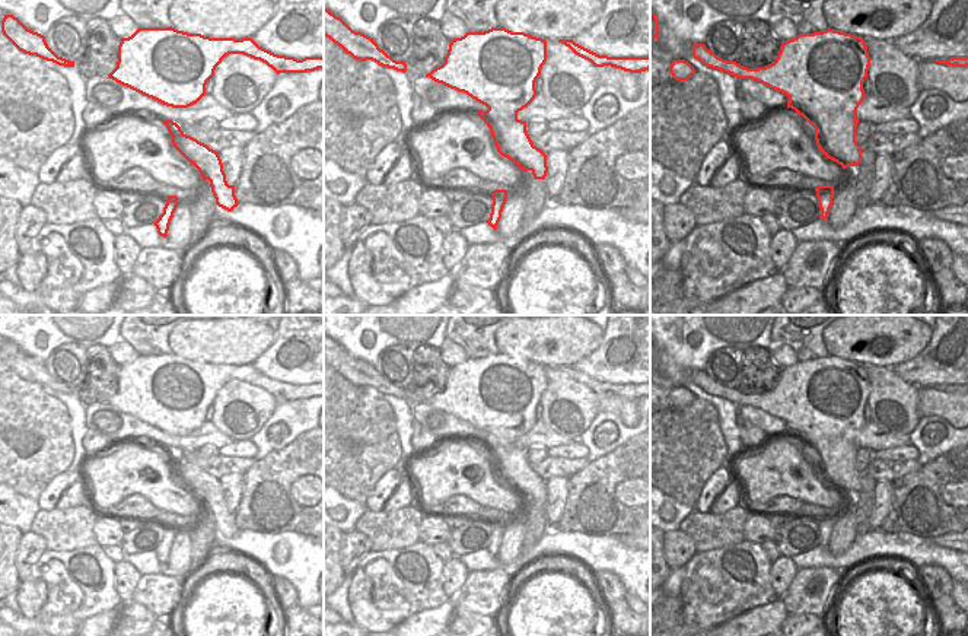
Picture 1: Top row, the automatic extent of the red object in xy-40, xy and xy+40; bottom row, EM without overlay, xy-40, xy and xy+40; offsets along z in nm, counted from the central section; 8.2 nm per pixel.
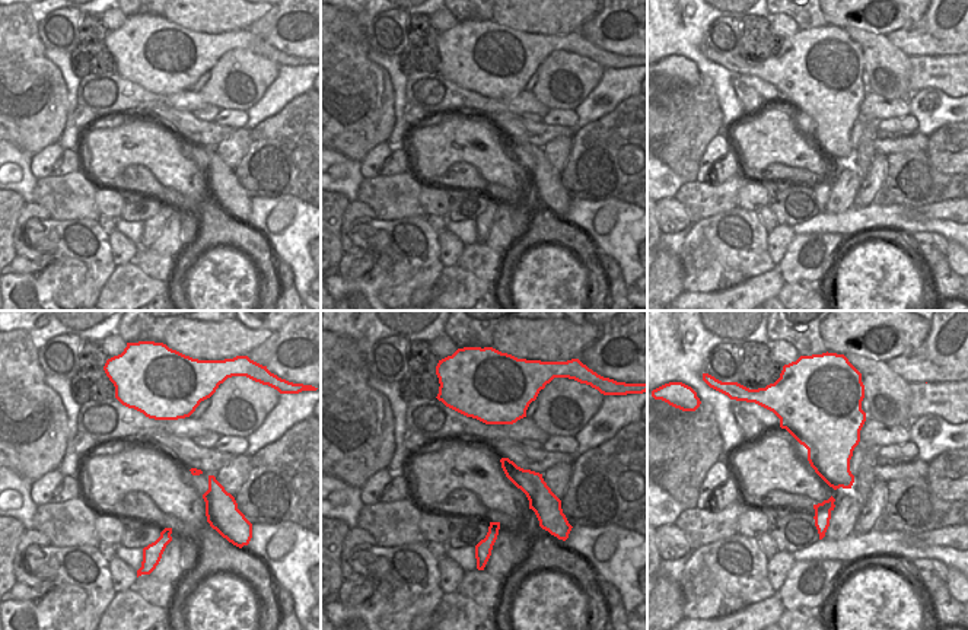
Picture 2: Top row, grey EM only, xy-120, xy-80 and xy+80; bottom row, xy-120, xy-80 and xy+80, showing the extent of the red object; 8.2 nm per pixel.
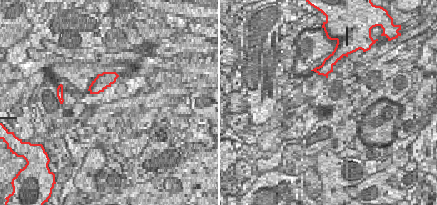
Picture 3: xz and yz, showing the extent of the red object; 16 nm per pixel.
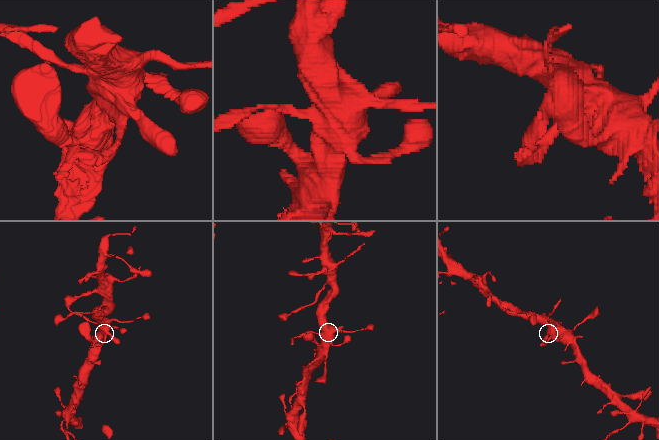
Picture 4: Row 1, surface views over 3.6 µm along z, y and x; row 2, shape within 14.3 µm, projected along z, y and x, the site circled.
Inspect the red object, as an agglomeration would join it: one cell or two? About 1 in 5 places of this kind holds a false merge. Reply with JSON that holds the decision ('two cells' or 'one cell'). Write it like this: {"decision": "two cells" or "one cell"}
{"decision": "one cell"}

